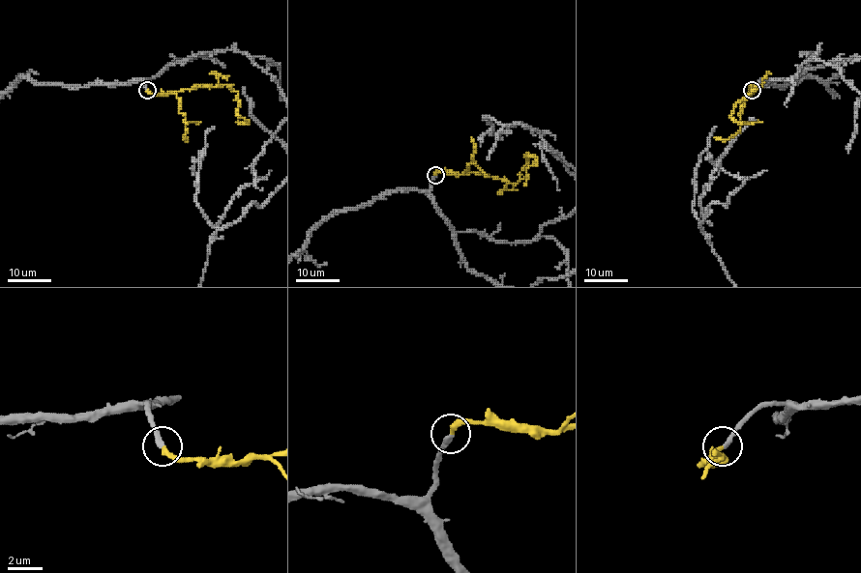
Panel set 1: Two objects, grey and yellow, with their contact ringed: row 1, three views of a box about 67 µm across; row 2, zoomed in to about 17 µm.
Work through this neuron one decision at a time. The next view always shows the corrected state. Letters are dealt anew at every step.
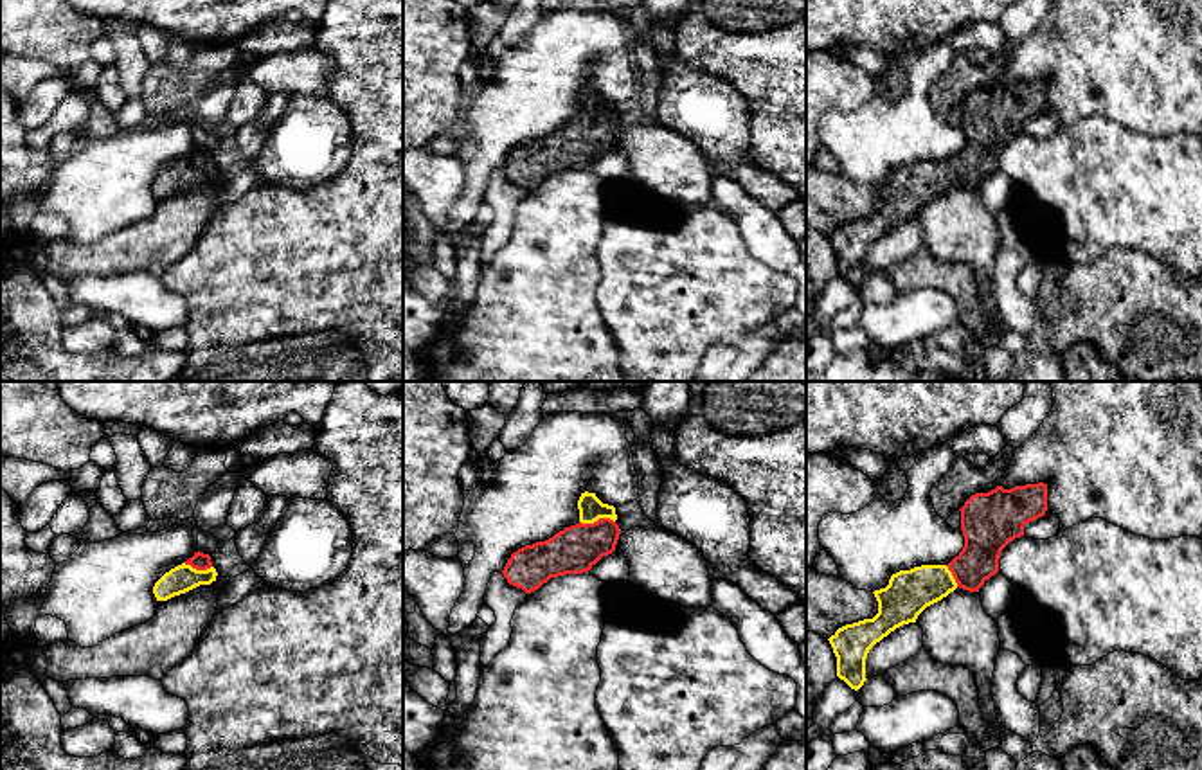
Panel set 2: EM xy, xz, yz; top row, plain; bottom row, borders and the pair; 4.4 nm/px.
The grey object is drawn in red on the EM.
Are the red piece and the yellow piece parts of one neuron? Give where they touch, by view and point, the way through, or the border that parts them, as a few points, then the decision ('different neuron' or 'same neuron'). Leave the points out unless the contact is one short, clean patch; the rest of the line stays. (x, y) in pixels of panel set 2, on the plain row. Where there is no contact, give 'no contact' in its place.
contact xz (598, 117); way xz (574, 146), (598, 117), (591, 105); same neuron

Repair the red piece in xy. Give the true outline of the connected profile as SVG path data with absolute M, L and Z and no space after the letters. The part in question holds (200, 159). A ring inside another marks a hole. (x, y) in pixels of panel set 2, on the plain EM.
M194 149L193 155L166 169L153 184L157 198L167 198L175 192L185 191L200 182L216 178L216 166L211 153Z

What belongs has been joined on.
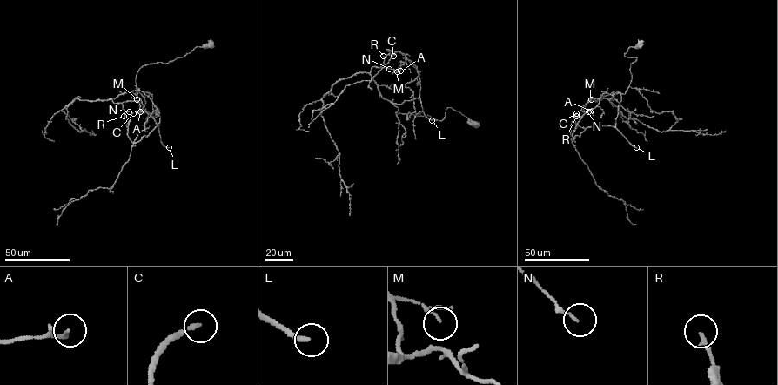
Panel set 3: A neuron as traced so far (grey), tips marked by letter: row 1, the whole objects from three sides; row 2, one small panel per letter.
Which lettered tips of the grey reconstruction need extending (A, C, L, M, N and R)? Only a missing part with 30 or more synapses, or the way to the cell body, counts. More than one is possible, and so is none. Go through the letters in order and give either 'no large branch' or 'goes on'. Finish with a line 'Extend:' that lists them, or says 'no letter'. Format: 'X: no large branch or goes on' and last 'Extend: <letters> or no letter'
A: no large branch
C: goes on
L: goes on
M: no large branch
N: no large branch
R: no large branch
Extend: C, L

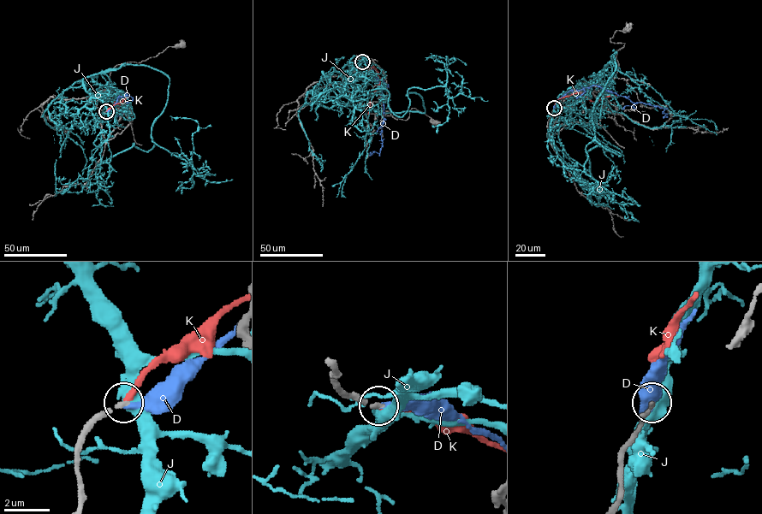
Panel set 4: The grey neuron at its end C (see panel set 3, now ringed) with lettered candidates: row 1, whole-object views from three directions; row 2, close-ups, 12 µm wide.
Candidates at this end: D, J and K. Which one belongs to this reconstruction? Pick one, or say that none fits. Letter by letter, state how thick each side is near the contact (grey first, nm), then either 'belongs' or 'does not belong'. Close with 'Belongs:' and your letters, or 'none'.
D: 190/200 nm | does not belong
J: 170/550 nm | does not belong
K: 180/200 nm | belongs
Belongs: K

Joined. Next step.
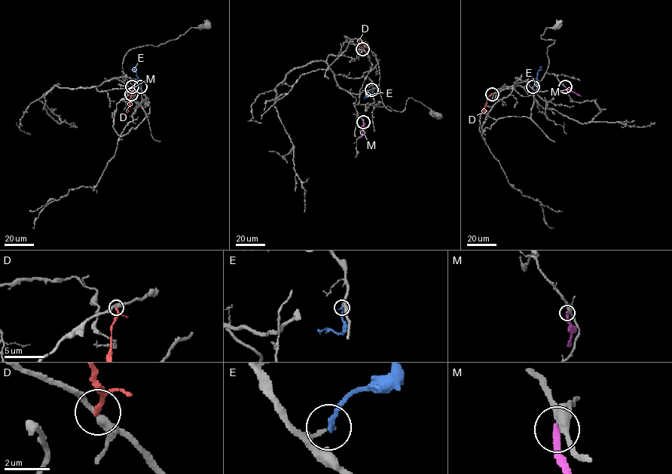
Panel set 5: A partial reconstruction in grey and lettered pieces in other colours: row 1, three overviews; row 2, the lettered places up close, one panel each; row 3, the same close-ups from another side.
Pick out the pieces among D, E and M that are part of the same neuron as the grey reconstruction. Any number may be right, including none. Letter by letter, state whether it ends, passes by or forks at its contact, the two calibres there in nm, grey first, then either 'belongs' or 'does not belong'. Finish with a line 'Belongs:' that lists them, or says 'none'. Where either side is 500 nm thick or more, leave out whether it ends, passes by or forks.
D: it ends; calibres 320 and 200 nm; does not belong
E: it ends; calibres 150 and 200 nm; belongs
M: it ends; calibres 320 and 240 nm; does not belong
Belongs: E

